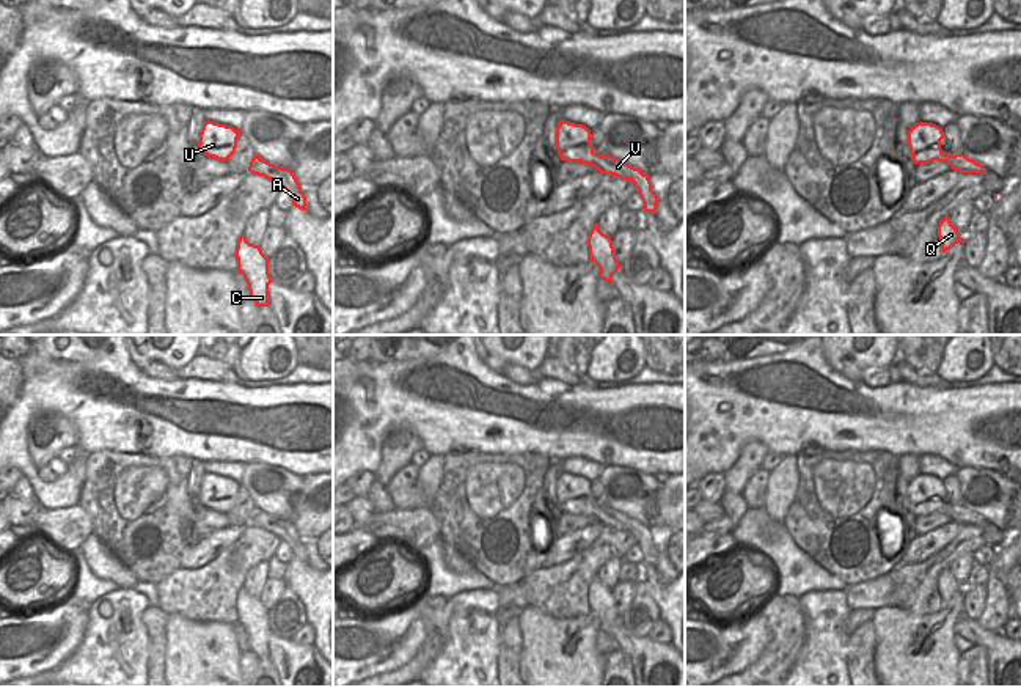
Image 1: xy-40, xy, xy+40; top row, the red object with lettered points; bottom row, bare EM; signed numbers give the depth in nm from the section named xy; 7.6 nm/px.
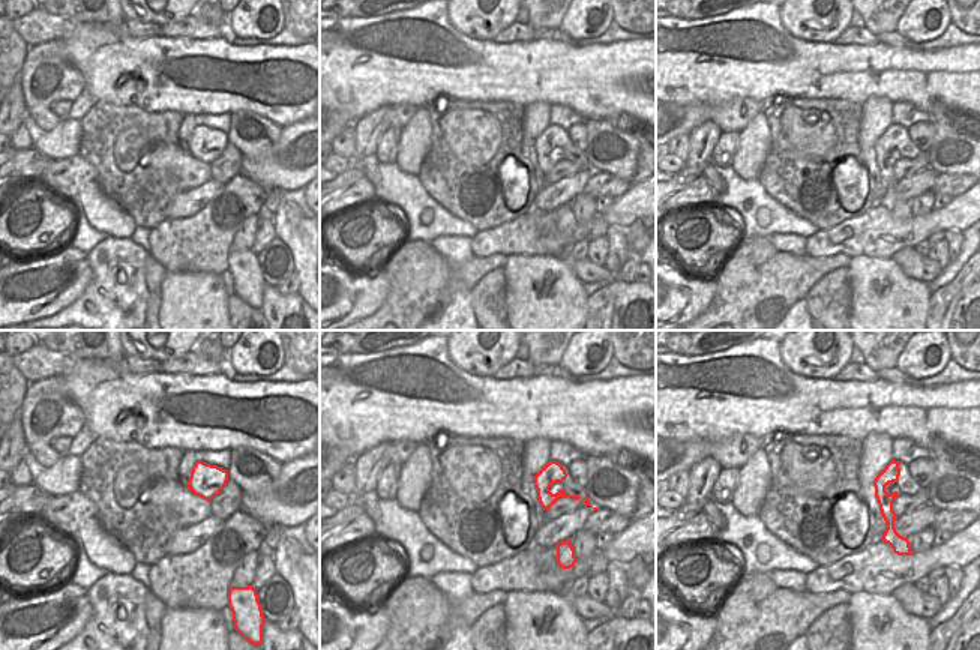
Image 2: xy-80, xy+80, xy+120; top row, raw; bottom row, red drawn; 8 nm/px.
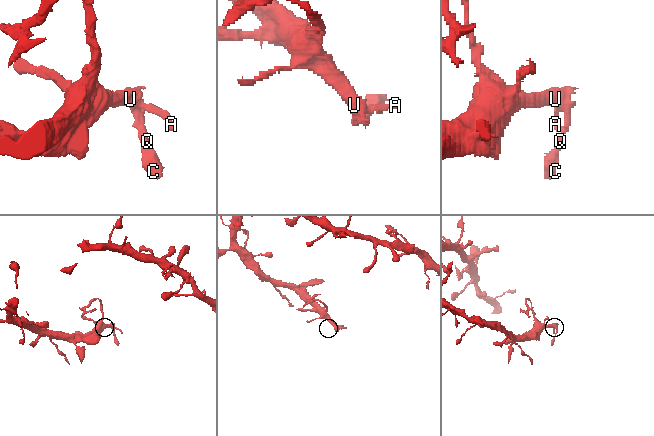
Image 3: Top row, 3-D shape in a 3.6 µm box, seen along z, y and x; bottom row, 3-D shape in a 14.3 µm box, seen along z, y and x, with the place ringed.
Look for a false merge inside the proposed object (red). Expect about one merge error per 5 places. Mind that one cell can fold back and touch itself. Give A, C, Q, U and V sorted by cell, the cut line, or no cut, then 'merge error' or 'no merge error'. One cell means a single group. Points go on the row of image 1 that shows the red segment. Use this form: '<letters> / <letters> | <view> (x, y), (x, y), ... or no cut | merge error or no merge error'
A C Q U V | no cut | no merge error

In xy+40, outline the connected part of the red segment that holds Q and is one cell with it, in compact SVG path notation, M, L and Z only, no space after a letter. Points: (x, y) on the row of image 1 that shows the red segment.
M944 217L938 225L938 237L941 244L941 252L946 253L950 250L955 244L963 242L961 234L957 231L957 228L952 225L950 217Z

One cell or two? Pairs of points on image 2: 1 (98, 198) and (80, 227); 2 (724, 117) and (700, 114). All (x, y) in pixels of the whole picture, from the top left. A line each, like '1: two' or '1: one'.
1: two
2: one

